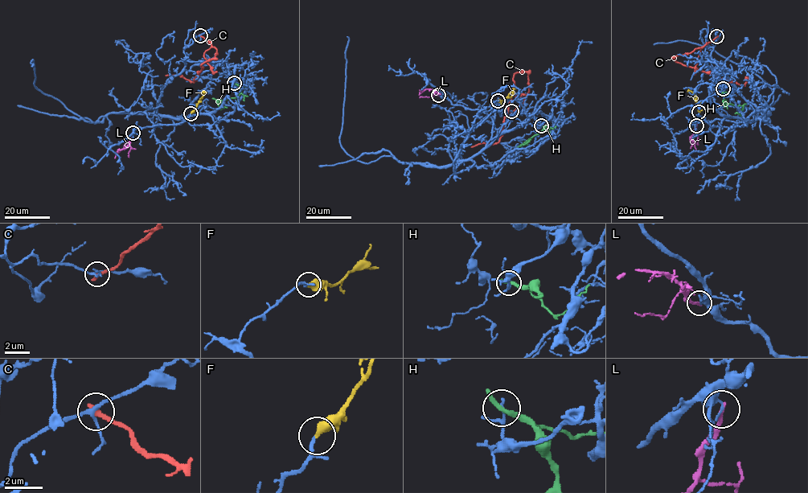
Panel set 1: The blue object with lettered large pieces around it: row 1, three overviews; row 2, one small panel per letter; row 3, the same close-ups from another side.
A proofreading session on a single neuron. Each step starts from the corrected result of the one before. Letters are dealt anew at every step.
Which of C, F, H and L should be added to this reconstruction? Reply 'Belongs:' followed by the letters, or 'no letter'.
Belongs: F

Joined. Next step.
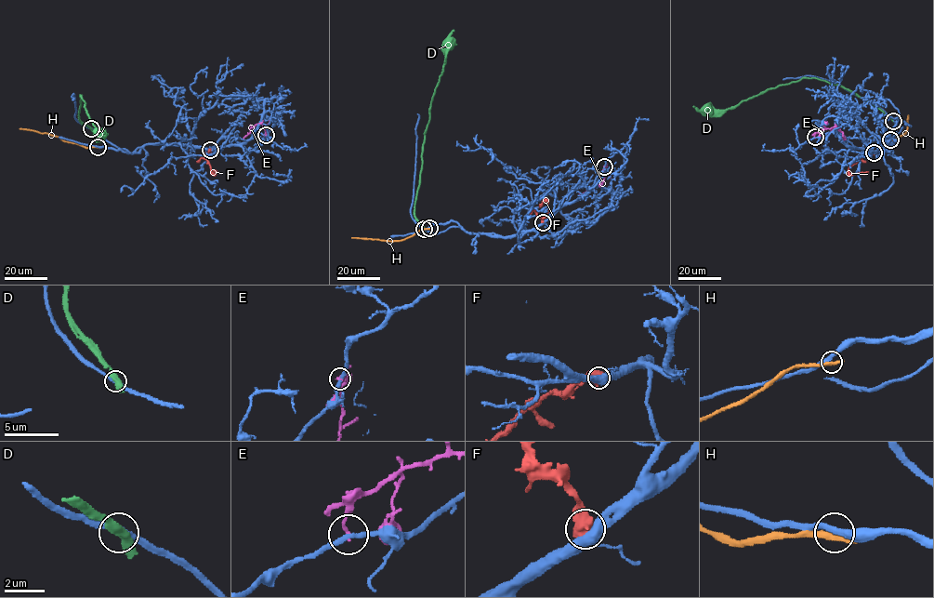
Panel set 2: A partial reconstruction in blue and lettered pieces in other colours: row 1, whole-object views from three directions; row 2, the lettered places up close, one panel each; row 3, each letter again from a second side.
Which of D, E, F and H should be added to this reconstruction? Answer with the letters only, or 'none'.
none

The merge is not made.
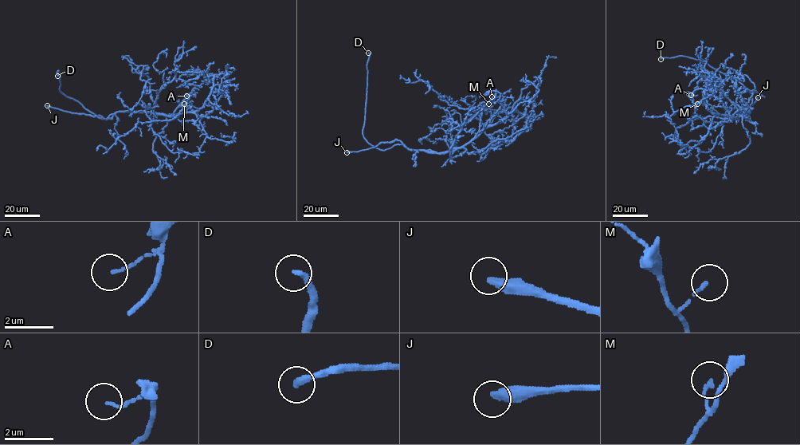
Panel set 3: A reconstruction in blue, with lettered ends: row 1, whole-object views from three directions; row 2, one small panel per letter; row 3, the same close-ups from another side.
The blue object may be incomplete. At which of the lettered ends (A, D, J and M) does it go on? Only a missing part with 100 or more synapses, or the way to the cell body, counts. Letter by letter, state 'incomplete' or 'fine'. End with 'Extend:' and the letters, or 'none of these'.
A: fine
D: incomplete
J: incomplete
M: fine
Extend: D, J

